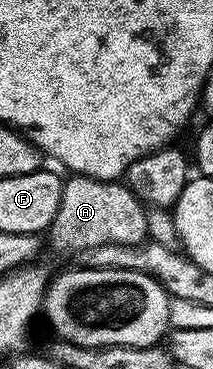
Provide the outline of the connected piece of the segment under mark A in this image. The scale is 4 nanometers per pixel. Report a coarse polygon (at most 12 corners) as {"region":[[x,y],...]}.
{"region":[[72,174],[49,236],[67,251],[147,239],[119,181]]}

